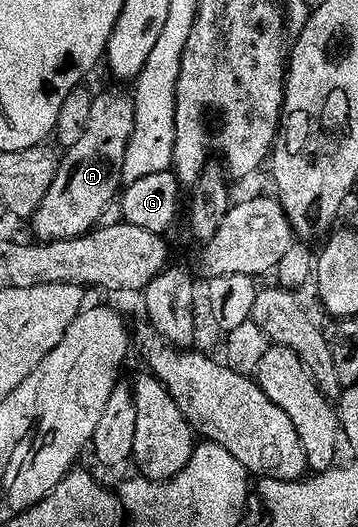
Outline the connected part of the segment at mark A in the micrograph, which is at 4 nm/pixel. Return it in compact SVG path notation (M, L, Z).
M106 91L95 98L92 117L88 117L88 129L84 129L80 145L69 148L63 154L66 156L61 156L52 189L40 201L40 209L36 209L32 220L35 240L79 239L101 224L104 209L119 198L124 157L135 125L134 100L127 92L125 95L122 91Z

